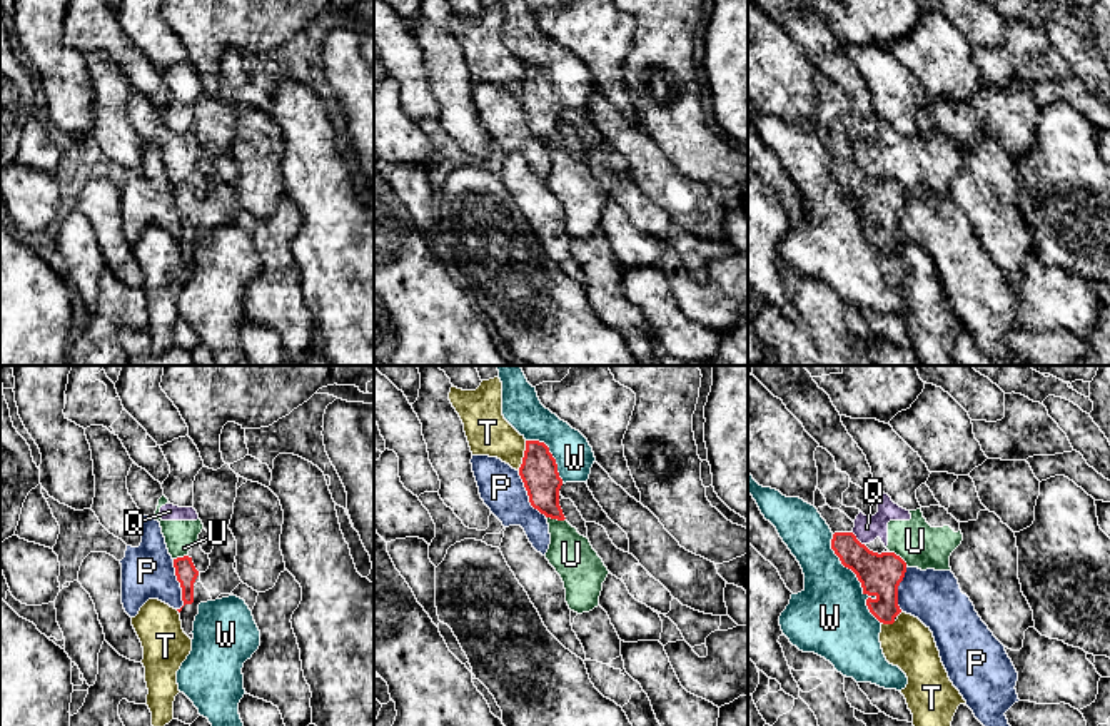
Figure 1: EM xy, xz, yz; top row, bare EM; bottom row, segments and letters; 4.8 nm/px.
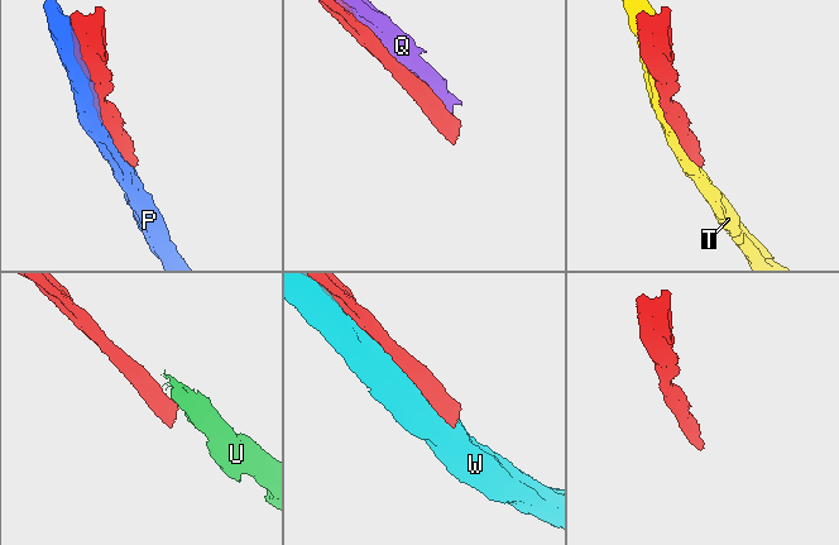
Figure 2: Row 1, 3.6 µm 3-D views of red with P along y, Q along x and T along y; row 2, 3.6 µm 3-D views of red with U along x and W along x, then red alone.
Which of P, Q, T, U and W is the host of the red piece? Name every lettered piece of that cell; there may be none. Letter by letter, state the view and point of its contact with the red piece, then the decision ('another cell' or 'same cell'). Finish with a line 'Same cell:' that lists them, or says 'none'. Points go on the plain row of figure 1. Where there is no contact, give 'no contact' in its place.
P: meets red in xy at (181, 211); another cell
Q: meets red in yz at (857, 166); another cell
T: meets red in xz at (524, 82); another cell
U: meets red in yz at (898, 182); another cell
W: meets red in yz at (857, 202); another cell
Same cell: none

